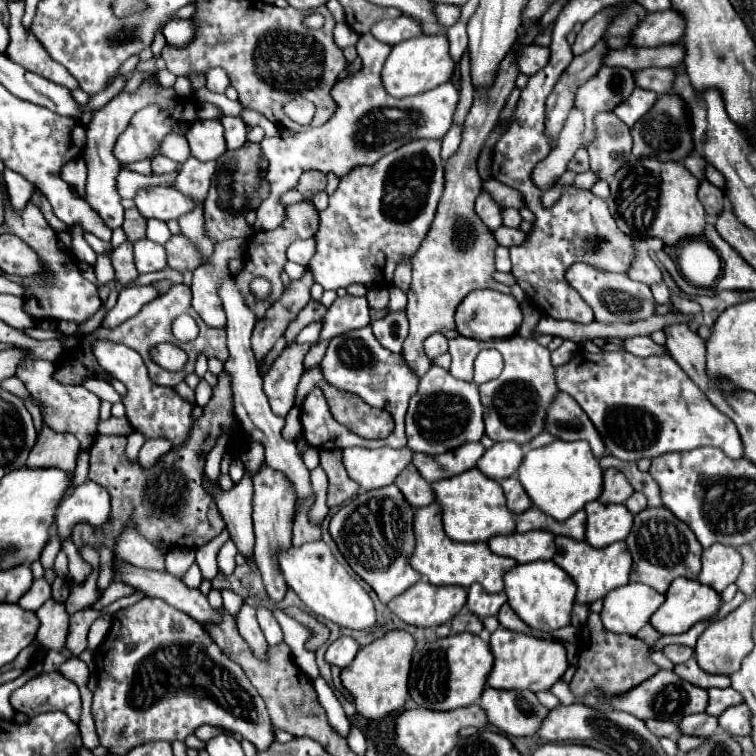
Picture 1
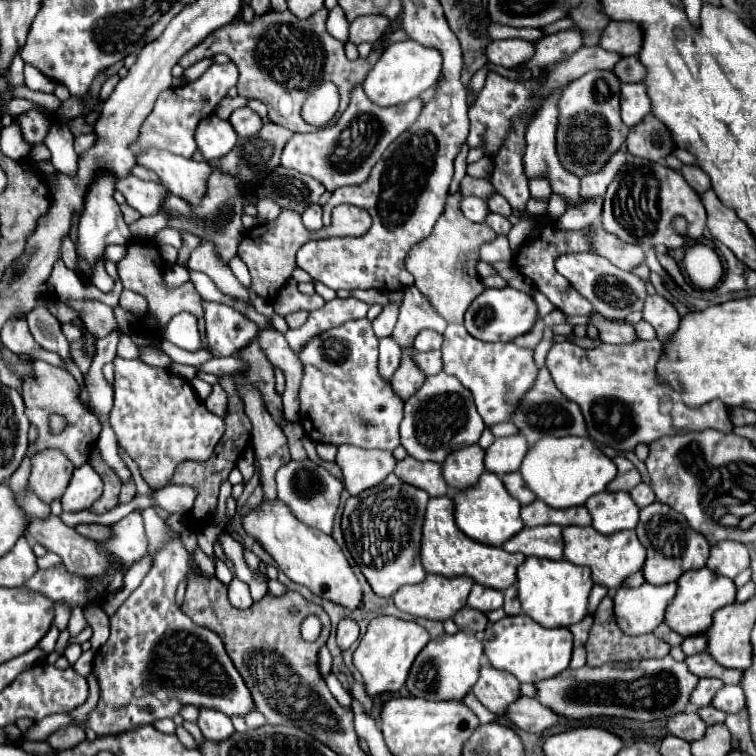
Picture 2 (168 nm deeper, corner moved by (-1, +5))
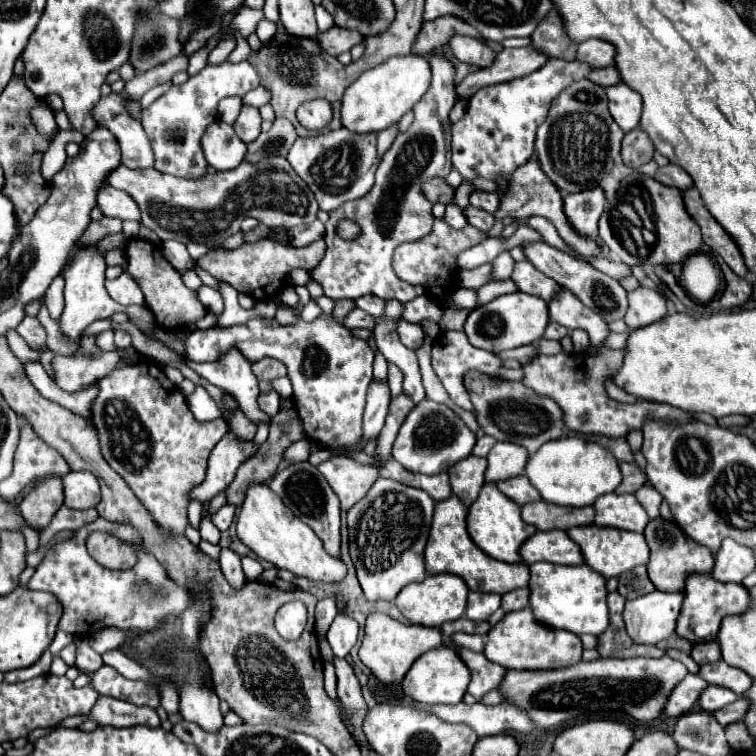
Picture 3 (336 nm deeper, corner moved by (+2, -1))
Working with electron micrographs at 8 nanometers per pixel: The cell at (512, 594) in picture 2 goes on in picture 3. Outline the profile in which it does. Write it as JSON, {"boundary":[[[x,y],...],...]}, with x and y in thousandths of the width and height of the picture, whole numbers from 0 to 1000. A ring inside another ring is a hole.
{"boundary":[[[681,779],[681,782],[673,782],[663,790],[663,806],[668,811],[676,811],[676,808],[687,808],[687,806],[694,806],[700,800],[700,779]]]}

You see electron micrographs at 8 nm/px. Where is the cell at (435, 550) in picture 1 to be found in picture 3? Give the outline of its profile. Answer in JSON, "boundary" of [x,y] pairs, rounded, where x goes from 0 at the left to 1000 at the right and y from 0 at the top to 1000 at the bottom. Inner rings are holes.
{"boundary":[[[597,655],[591,663],[581,663],[575,668],[573,679],[573,692],[567,700],[567,713],[562,724],[562,747],[570,761],[578,758],[599,758],[615,766],[618,776],[623,782],[634,784],[671,784],[687,776],[697,776],[700,771],[700,750],[694,745],[668,745],[657,742],[647,734],[642,734],[618,708],[615,700],[615,684],[618,684],[618,671]]]}

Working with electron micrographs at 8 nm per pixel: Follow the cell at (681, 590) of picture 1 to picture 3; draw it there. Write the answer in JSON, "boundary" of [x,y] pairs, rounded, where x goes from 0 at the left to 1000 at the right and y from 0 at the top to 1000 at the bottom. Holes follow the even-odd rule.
{"boundary":[[[914,761],[903,779],[903,811],[898,811],[893,837],[914,851],[943,848],[959,813],[978,813],[991,803],[991,782],[978,771],[951,771],[940,761]]]}

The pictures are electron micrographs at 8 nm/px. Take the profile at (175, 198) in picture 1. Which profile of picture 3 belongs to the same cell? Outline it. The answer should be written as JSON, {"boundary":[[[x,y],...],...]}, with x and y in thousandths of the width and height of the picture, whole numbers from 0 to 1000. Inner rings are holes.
{"boundary":[[[136,247],[131,253],[128,261],[128,271],[136,279],[136,284],[142,287],[157,287],[163,292],[184,292],[184,274],[179,271],[179,266],[173,266],[173,258],[157,253],[157,250],[147,250],[147,247]]]}

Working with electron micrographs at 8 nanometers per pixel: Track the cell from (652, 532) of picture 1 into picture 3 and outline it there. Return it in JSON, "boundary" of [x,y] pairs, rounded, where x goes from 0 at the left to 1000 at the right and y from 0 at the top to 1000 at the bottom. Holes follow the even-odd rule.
{"boundary":[[[869,684],[869,687],[861,687],[853,697],[853,716],[861,726],[861,739],[856,745],[856,758],[858,758],[858,766],[861,771],[869,776],[869,779],[877,779],[877,782],[903,782],[906,776],[906,766],[914,761],[914,758],[940,758],[943,753],[943,734],[930,726],[930,721],[914,716],[914,710],[909,710],[898,694],[893,689],[882,689],[877,684]]]}

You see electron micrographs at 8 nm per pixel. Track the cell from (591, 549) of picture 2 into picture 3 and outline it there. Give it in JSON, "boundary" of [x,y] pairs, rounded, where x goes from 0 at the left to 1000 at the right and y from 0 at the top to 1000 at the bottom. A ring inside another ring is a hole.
{"boundary":[[[776,694],[776,697],[758,697],[750,702],[750,708],[766,721],[774,747],[795,758],[800,766],[819,763],[827,755],[840,753],[843,747],[853,747],[858,742],[858,724],[851,708],[835,705],[835,702],[821,702],[821,700],[795,700],[790,694]]]}

